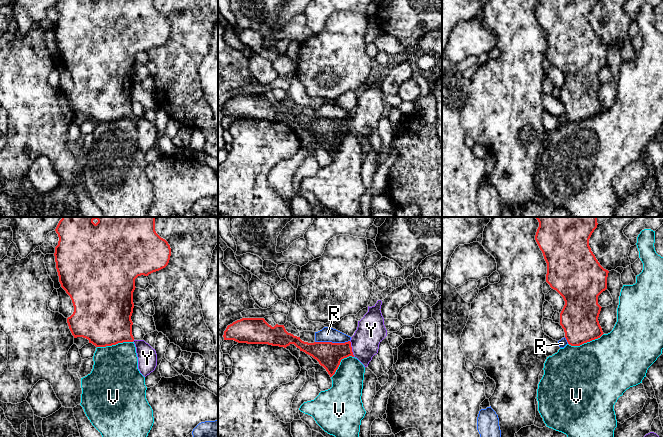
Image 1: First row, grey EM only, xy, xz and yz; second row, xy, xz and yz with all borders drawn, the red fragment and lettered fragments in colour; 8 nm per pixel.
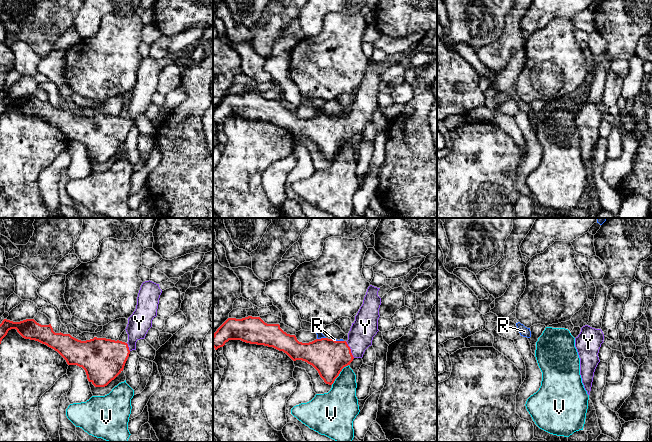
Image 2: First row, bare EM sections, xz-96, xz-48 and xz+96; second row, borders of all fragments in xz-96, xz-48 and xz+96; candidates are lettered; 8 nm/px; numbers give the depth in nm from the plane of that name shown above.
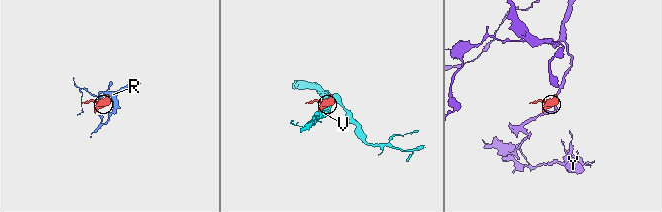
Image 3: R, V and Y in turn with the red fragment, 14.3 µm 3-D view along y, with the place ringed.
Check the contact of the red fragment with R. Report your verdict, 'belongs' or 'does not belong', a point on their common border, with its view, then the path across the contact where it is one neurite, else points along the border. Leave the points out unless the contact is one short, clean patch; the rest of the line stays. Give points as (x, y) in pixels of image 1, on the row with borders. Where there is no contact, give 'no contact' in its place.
does not belong; meets red in xz at (331, 342); border along xz (349, 340), (344, 342), (315, 342)

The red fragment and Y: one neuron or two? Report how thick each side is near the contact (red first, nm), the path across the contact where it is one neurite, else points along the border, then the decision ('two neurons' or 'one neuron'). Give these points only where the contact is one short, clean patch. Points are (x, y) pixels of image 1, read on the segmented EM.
calibres 200 and 220 nm; way xz (329, 355), (337, 351), (351, 349), (371, 330); one neuron

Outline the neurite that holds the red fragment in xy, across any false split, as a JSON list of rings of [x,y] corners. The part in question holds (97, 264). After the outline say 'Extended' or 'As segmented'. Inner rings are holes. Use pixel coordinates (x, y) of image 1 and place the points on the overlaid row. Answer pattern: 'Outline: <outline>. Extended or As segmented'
Outline: [[[62,217],[55,231],[59,237],[58,245],[55,247],[54,253],[56,269],[58,272],[61,287],[70,296],[74,306],[73,314],[67,318],[69,329],[74,338],[86,338],[89,340],[89,343],[92,343],[96,347],[112,346],[123,342],[133,342],[133,322],[131,320],[131,316],[134,308],[133,292],[136,288],[135,279],[138,276],[148,276],[153,272],[165,268],[168,265],[171,256],[170,245],[165,239],[161,238],[155,231],[155,217]]]. As segmented

